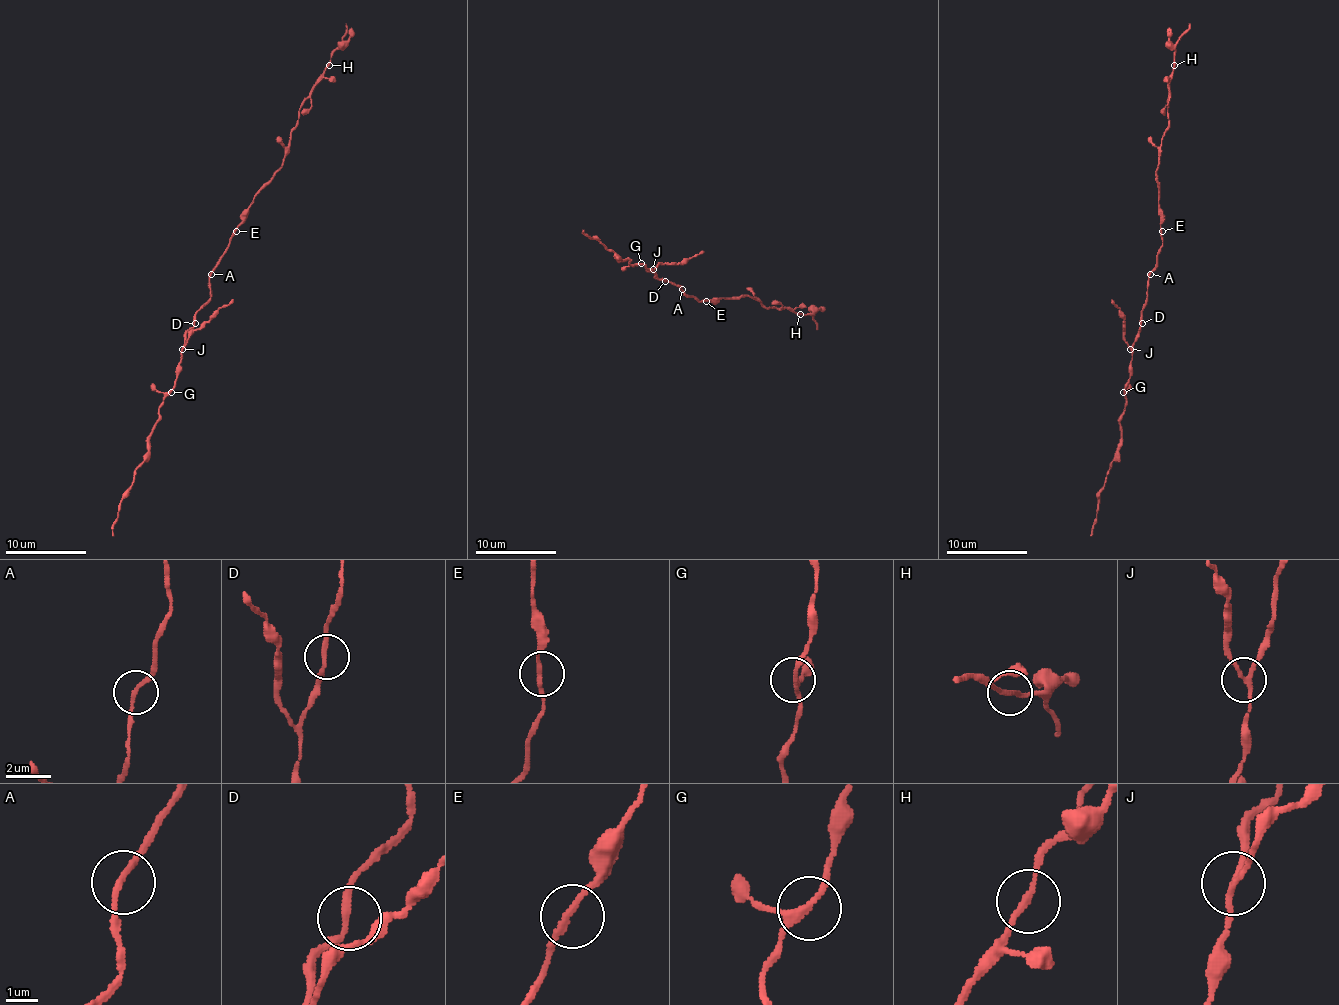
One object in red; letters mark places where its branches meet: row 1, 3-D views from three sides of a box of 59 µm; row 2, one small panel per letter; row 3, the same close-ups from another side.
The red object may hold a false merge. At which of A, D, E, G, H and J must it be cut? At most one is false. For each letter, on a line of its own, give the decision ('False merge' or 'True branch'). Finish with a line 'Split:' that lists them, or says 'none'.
A: True branch
D: True branch
E: True branch
G: True branch
H: True branch
J: False merge
Split: J

